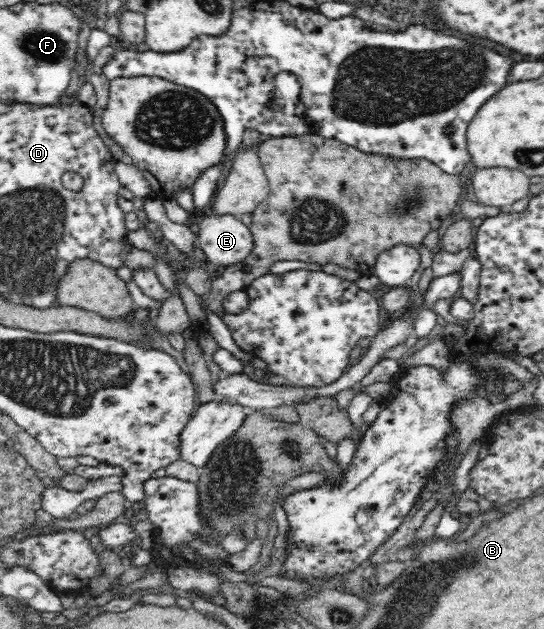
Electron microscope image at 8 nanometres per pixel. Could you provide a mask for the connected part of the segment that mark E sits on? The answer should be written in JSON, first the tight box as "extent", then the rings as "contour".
{"extent":[198,214,253,267],"contour":[[[210,214],[199,223],[198,241],[200,249],[204,251],[205,256],[216,266],[230,267],[240,261],[244,261],[253,248],[253,237],[250,227],[246,226],[236,216],[226,214]]]}

